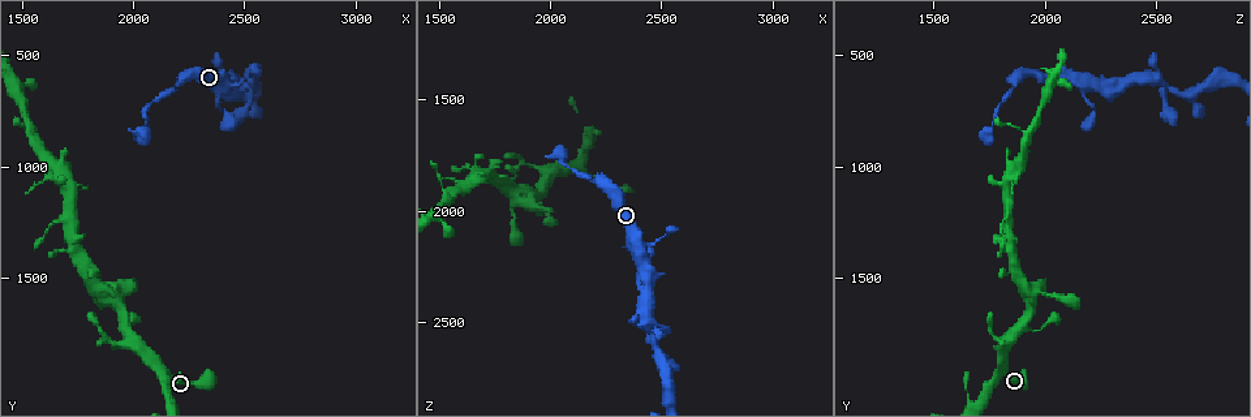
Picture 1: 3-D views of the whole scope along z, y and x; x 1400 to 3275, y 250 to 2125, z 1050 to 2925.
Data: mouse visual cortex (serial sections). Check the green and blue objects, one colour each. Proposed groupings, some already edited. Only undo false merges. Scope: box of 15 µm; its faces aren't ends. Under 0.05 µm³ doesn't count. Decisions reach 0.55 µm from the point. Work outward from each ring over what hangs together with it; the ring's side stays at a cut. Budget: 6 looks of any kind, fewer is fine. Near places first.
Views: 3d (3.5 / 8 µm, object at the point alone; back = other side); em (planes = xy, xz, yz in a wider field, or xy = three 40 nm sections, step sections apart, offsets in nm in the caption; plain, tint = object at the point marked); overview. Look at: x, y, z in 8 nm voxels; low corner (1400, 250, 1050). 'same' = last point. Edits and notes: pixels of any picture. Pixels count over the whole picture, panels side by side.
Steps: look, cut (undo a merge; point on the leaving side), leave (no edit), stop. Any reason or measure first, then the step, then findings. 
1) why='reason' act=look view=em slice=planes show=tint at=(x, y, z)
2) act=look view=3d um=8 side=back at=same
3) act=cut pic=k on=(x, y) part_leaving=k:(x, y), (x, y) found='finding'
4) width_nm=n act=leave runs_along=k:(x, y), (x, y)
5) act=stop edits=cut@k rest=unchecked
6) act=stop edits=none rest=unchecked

why='two arms in line, one across' act=look view=3d um=3.5 at=(2120, 1890, 1810)

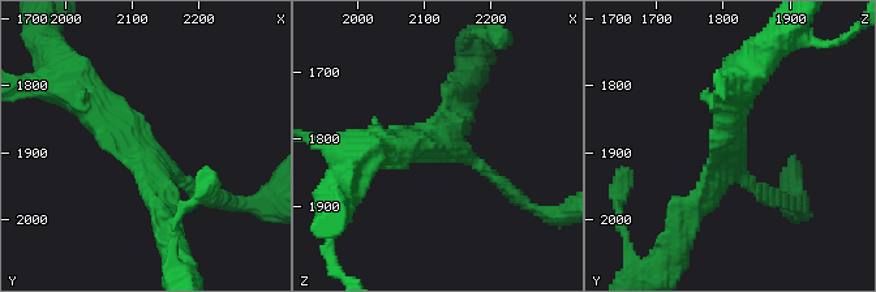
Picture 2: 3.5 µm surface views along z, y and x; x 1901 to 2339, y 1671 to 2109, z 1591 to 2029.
why='now the EM' act=look view=em slice=xy step=3 show=tint at=(2120, 1890, 1810)

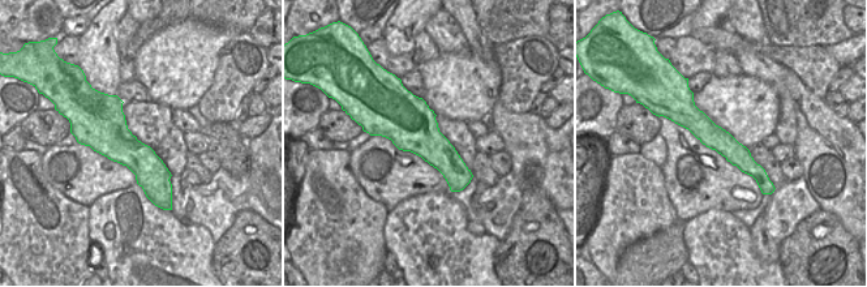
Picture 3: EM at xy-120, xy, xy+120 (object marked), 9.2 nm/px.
width_nm=480 act=leave runs_along=3:(675, 111), (694, 119), (763, 176) found='one cell here'

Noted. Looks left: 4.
why='a narrow waist' act=look view=3d um=3.5 at=(1970, 1700, 1900)

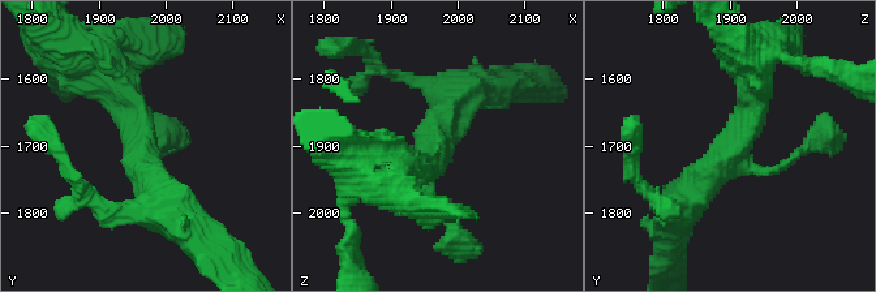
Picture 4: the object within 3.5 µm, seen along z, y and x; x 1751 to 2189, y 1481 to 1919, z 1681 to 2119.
arms=3 arm_widths_nm=100,300,500 act=look view=em slice=xy step=5 show=tint at=(1965, 1710, 1900)

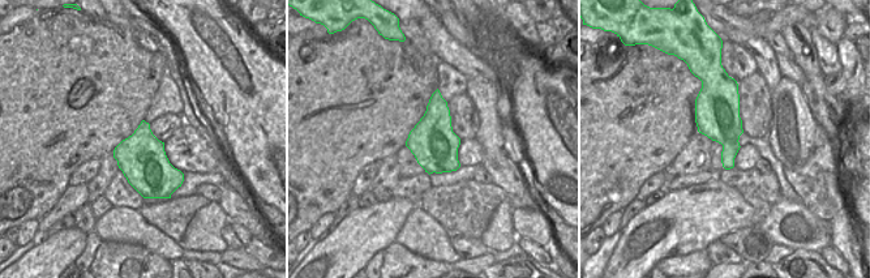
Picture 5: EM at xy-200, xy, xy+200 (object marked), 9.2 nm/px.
act=look view=em slice=planes show=tint at=same

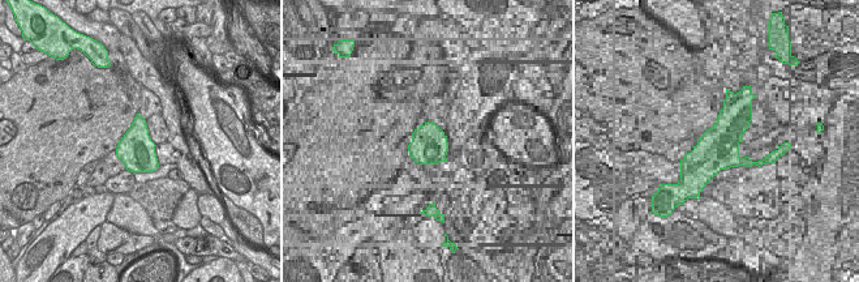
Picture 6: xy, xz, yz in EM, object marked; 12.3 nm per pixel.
act=leave runs_along=4:(674, 217), (748, 129), (755, 77) found='continuous, no second cell'

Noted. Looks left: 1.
act=stop edits=none rest=unchecked

